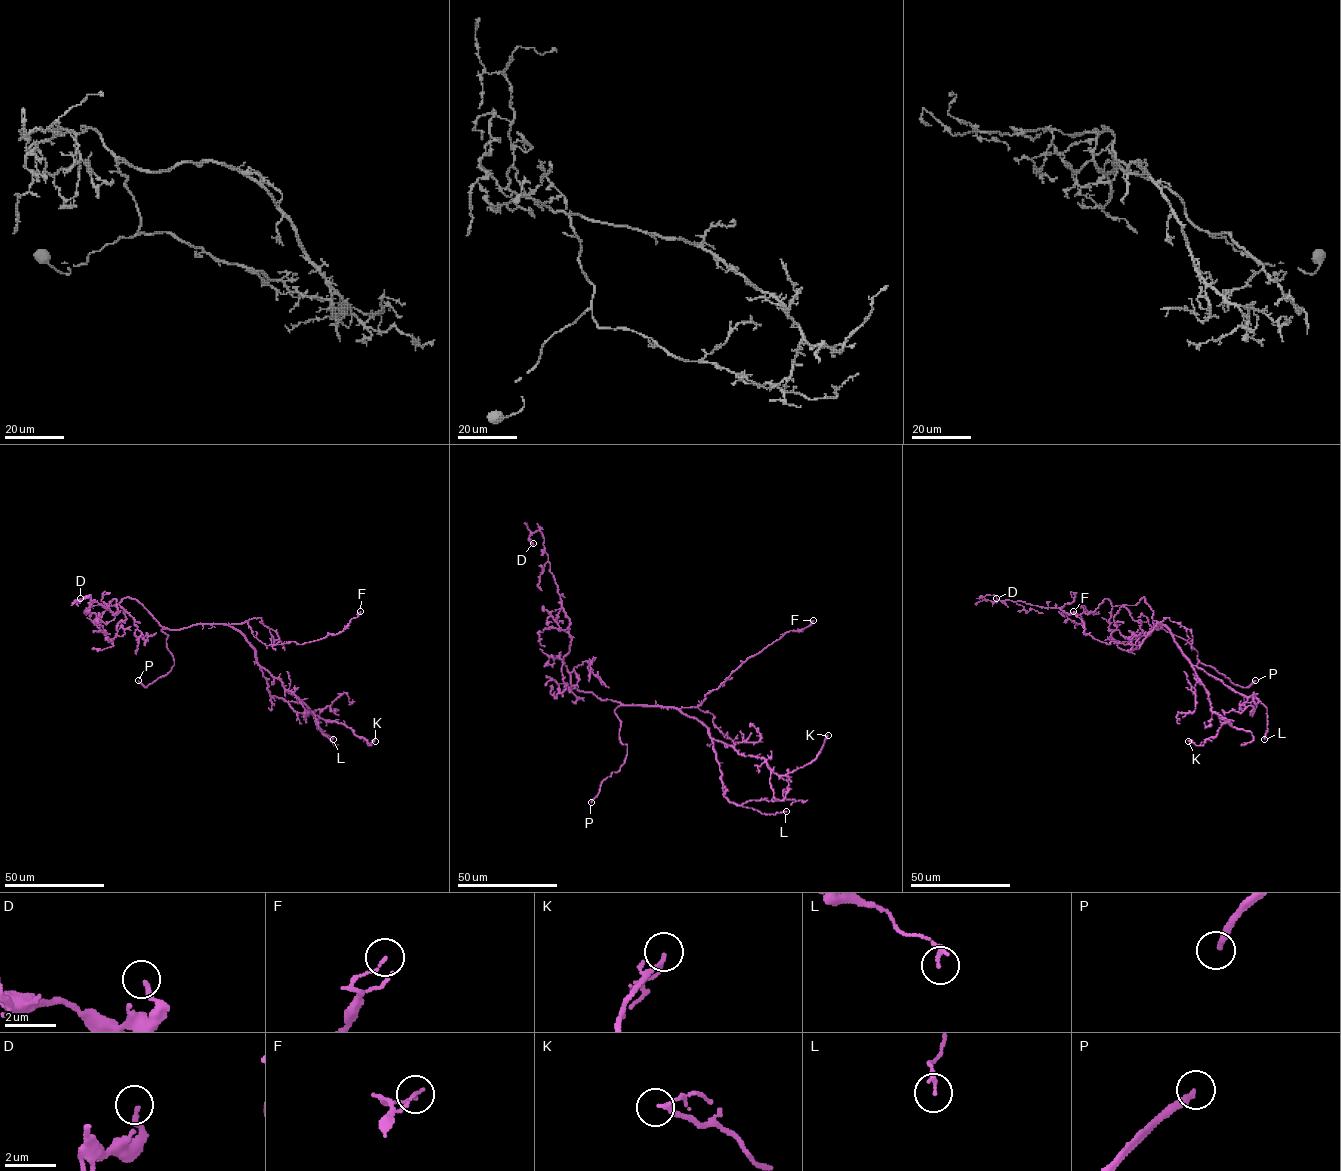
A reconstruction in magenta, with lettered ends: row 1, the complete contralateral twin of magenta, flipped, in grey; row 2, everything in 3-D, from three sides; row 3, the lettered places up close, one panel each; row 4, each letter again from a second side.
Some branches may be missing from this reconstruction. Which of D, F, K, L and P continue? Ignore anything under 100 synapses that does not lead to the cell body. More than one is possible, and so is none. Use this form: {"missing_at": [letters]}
{"missing_at": ["P"]}

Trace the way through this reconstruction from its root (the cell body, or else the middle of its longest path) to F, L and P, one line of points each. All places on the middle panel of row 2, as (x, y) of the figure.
F: (633, 705), (678, 709), (696, 707), (749, 657), (786, 633), (801, 631), (813, 620)
L: (633, 705), (673, 707), (695, 718), (707, 729), (712, 740), (727, 799), (762, 814), (786, 811)
P: (633, 705), (619, 705), (614, 711), (620, 721), (619, 740), (627, 745), (625, 762), (602, 782), (591, 802)

